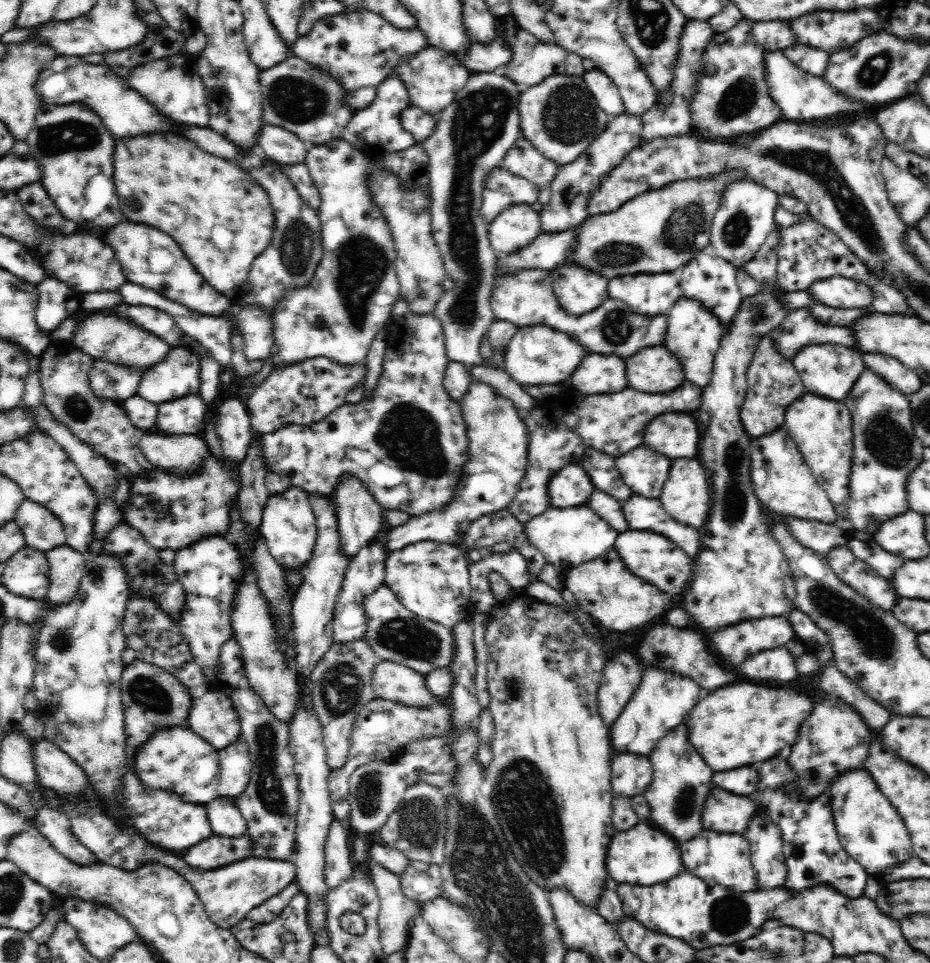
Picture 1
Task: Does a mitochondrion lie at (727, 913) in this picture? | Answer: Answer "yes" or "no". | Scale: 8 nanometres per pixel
yes

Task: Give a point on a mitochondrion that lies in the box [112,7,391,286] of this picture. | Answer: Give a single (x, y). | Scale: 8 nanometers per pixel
(290, 100)

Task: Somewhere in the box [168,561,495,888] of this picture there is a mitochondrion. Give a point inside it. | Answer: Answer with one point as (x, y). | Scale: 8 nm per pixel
(268, 738)

